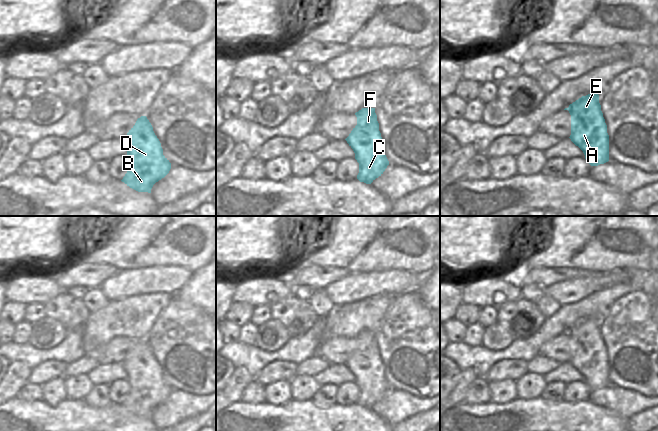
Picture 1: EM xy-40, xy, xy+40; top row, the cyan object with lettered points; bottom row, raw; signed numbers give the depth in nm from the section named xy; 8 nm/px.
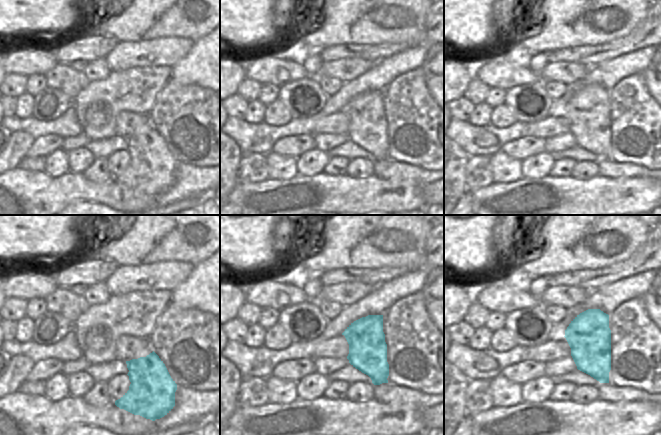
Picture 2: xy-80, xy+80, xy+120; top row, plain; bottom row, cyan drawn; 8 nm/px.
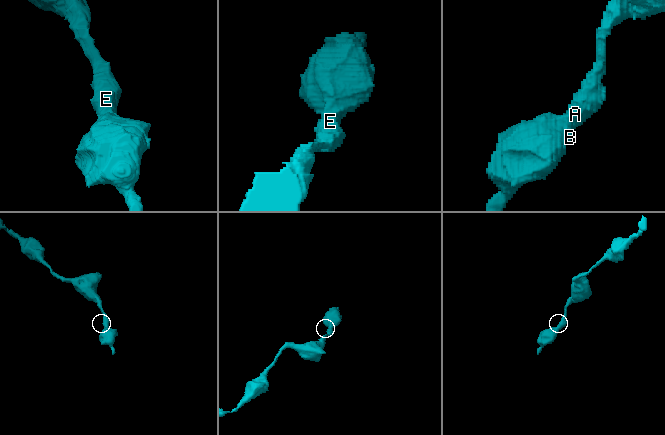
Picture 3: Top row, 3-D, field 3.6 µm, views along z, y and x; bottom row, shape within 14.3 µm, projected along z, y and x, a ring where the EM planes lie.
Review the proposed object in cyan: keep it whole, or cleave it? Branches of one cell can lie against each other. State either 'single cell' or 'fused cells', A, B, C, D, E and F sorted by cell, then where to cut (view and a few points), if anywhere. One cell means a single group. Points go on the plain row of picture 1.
single cell | A B C D E F | no cut

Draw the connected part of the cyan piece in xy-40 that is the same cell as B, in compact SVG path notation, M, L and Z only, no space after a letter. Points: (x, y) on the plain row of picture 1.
M147 341L138 342L122 365L127 373L127 381L131 389L121 405L138 416L151 417L153 409L169 397L171 387L163 379L161 367Z

